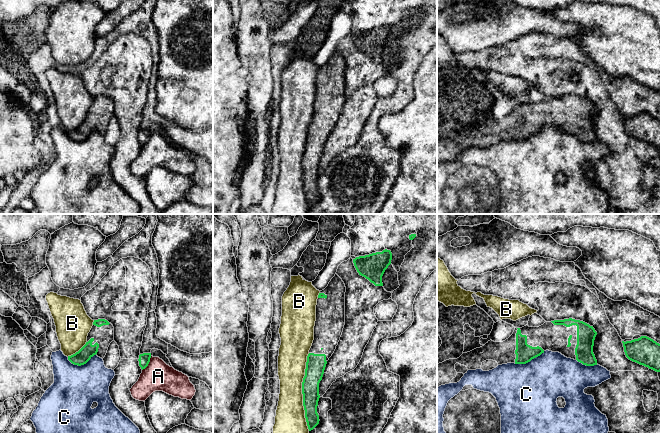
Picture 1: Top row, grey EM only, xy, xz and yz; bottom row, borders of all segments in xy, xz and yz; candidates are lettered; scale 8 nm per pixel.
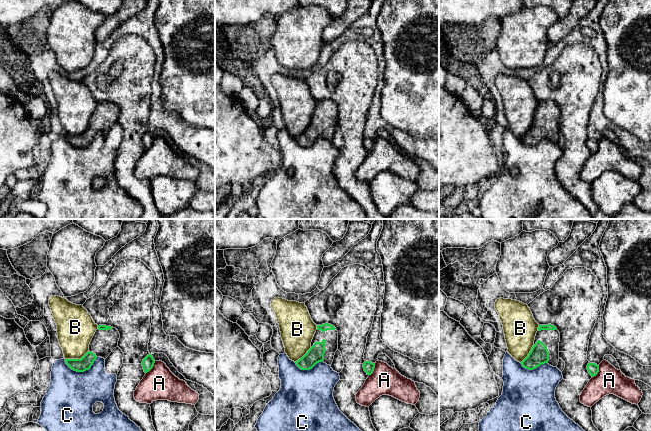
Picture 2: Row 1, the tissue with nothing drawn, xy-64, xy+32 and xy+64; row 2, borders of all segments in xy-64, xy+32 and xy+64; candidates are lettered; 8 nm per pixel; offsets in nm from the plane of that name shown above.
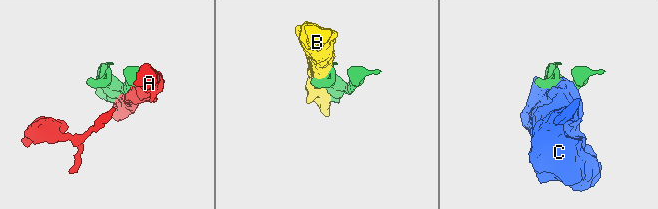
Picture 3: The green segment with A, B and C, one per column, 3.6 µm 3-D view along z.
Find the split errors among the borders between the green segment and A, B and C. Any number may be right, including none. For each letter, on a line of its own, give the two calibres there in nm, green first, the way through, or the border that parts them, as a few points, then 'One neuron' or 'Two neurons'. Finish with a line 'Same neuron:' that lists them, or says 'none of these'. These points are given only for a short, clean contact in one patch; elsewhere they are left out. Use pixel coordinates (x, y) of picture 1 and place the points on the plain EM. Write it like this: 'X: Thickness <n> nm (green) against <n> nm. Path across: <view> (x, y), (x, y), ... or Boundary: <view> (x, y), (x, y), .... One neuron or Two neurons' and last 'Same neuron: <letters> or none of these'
A: Thickness 90 nm (green) against 240 nm. Two neurons
B: Thickness 160 nm (green) against 240 nm. Two neurons
C: Thickness 120 nm (green) against 360 nm. Two neurons
Same neuron: none of these

